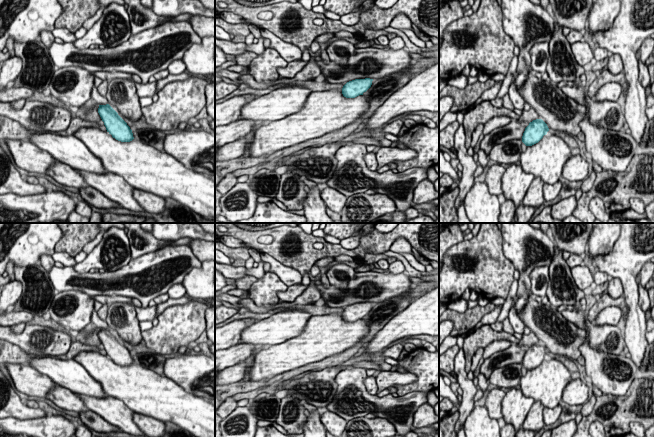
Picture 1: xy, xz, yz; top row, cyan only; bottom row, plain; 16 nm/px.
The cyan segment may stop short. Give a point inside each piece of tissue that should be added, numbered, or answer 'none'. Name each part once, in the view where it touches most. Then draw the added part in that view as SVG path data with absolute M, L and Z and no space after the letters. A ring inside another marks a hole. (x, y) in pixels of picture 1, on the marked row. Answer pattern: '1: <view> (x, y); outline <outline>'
none

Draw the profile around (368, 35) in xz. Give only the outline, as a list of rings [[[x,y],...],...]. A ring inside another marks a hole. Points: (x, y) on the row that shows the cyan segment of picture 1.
[[[365,30],[364,33],[360,34],[360,35],[355,35],[356,37],[363,39],[365,41],[370,41],[370,40],[374,40],[376,38],[378,38],[381,35],[387,35],[389,32],[386,32],[385,30],[378,30],[378,31],[374,31],[374,30]]]

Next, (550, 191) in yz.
[[[557,181],[555,184],[545,183],[543,186],[543,195],[545,201],[551,201],[555,199],[561,191],[562,183]]]

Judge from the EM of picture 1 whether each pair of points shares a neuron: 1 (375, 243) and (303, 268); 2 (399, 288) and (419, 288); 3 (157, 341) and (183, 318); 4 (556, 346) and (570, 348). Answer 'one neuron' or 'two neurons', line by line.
1: one neuron
2: two neurons
3: one neuron
4: one neuron

